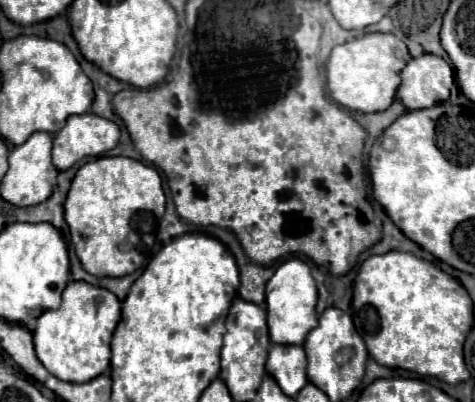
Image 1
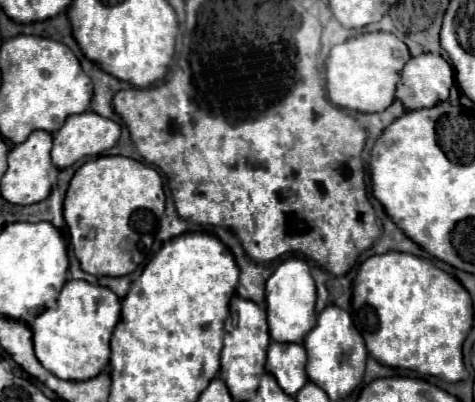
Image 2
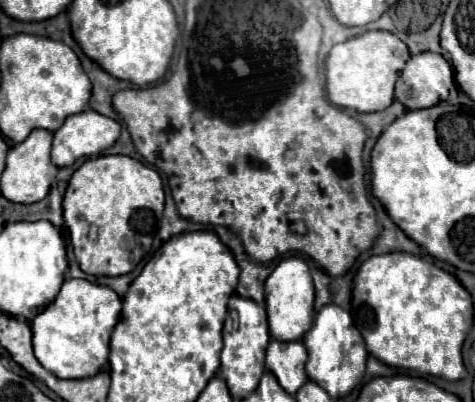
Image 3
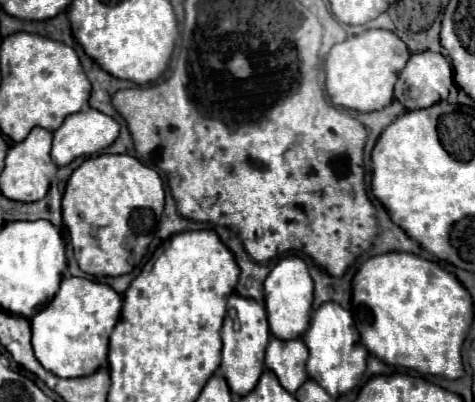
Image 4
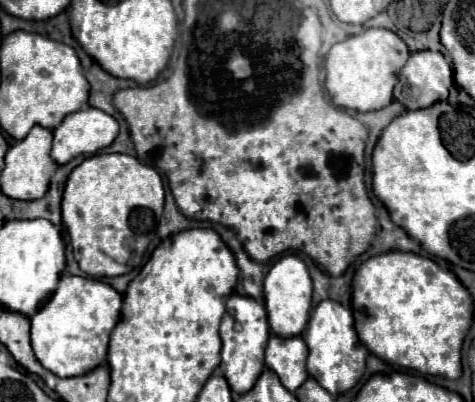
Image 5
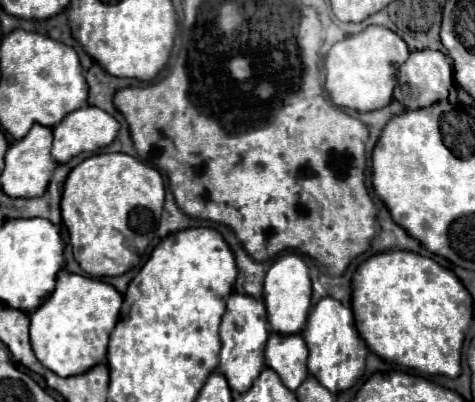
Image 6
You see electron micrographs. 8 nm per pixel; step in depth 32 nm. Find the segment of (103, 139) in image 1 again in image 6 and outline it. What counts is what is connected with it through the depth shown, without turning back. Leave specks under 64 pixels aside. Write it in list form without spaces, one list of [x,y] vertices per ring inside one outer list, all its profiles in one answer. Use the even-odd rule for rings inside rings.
[[[82,106],[66,114],[52,130],[52,156],[58,164],[62,164],[80,152],[96,152],[108,146],[118,136],[120,124],[102,108]]]

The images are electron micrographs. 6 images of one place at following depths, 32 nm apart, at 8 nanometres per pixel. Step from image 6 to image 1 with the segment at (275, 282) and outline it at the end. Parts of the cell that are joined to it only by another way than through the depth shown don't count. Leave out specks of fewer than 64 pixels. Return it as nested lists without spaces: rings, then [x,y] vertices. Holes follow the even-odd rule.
[[[290,258],[278,266],[274,276],[266,284],[266,310],[268,310],[268,330],[272,342],[276,344],[302,344],[304,336],[316,326],[316,300],[318,290],[306,262]]]

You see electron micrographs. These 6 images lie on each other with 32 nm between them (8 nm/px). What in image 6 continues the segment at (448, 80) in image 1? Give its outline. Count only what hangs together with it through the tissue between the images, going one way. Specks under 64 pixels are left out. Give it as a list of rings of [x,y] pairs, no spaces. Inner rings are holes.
[[[416,50],[406,60],[404,68],[400,68],[400,80],[402,82],[398,82],[394,88],[394,98],[408,110],[426,108],[438,100],[448,98],[448,90],[452,88],[452,66],[438,50]]]

